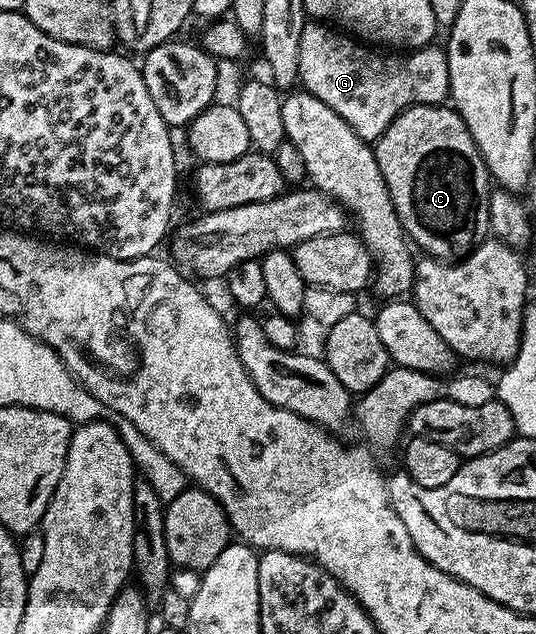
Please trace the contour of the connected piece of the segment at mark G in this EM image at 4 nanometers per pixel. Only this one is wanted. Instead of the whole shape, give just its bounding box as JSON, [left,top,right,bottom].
[299,19,449,143]

